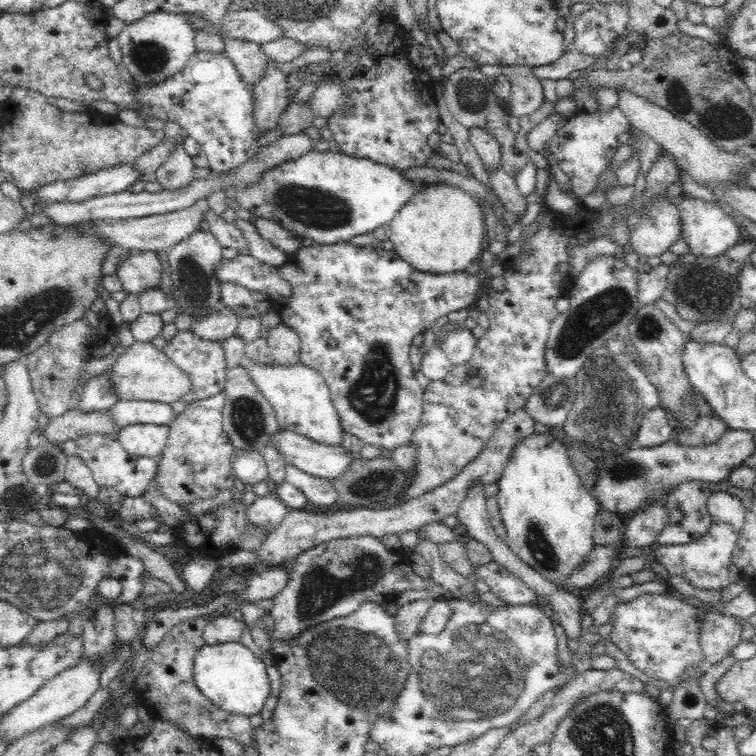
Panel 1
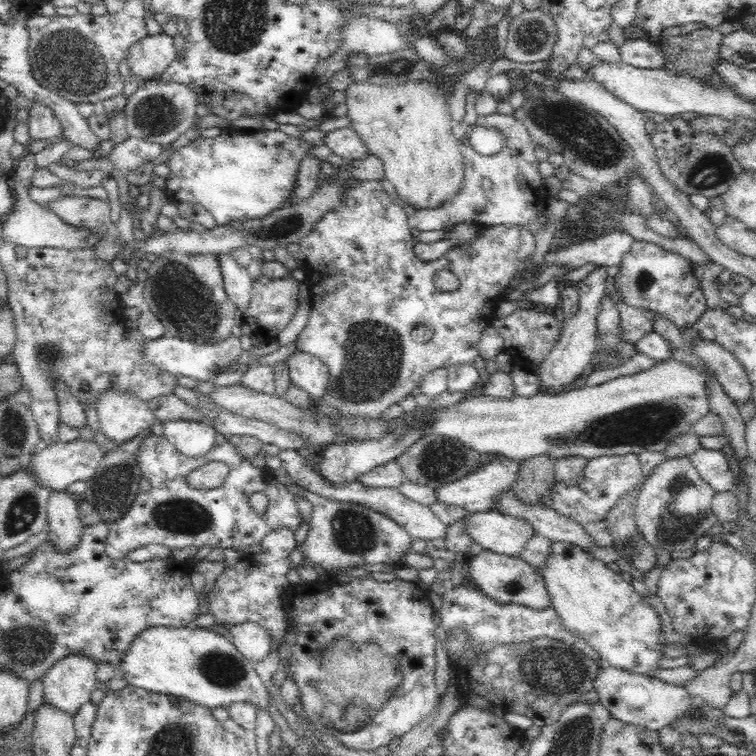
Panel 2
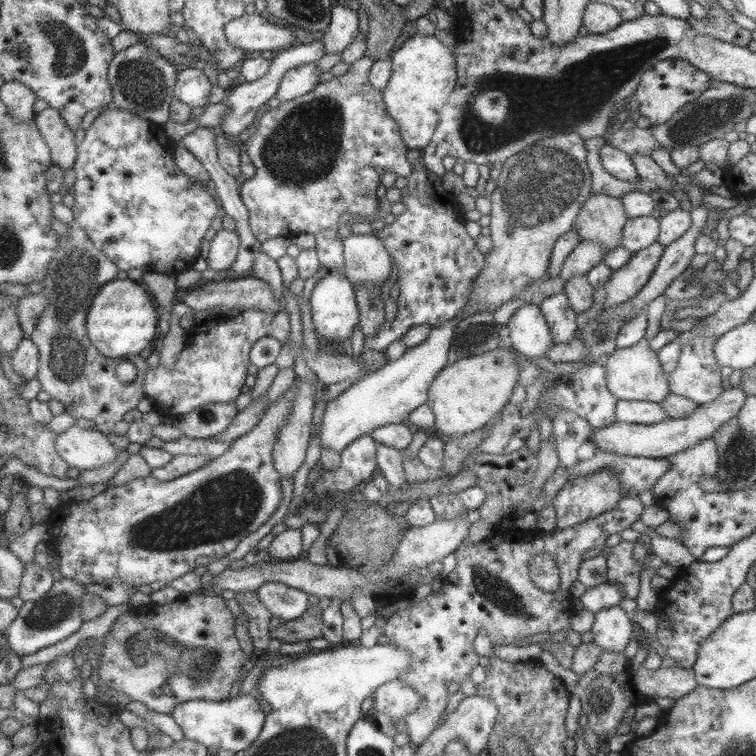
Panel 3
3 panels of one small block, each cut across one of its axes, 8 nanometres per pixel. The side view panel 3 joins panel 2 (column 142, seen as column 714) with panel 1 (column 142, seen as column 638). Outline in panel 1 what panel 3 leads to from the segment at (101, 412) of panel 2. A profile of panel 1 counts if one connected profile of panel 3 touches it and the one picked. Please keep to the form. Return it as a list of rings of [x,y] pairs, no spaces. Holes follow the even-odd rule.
[[[128,424],[114,434],[128,454],[155,459],[164,450],[168,435],[169,426],[158,424]]]

